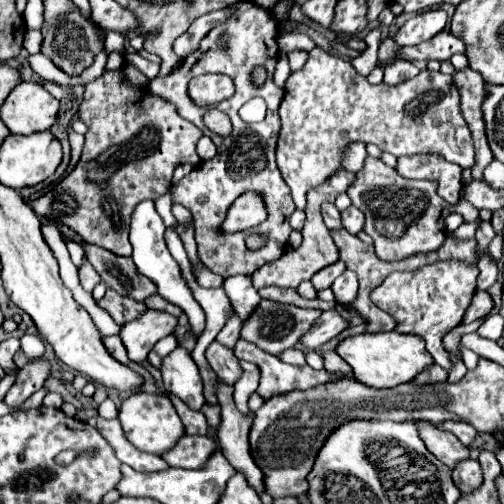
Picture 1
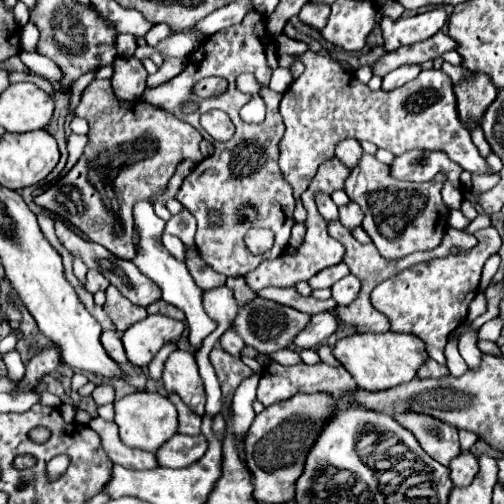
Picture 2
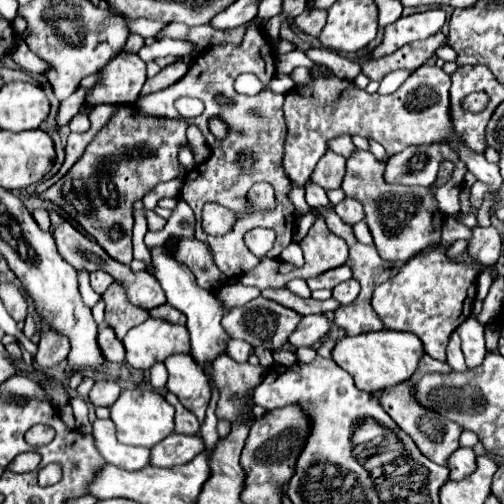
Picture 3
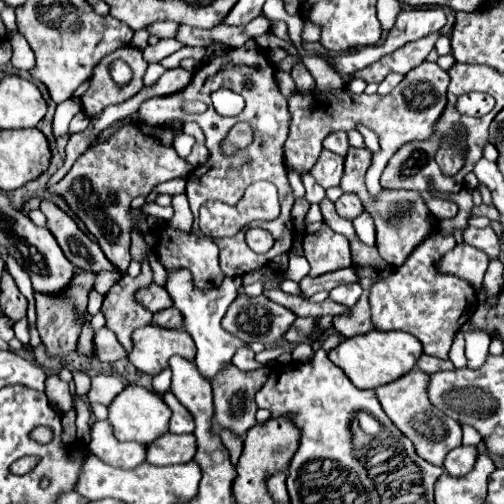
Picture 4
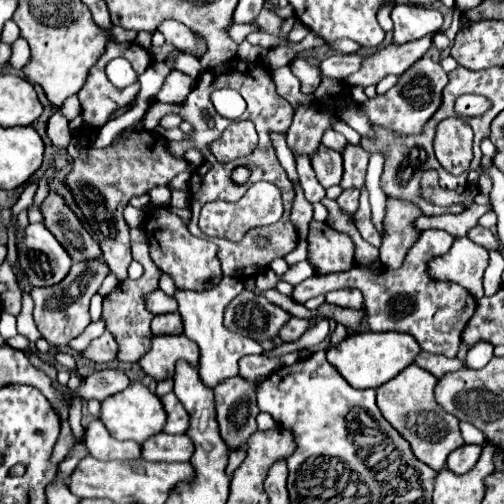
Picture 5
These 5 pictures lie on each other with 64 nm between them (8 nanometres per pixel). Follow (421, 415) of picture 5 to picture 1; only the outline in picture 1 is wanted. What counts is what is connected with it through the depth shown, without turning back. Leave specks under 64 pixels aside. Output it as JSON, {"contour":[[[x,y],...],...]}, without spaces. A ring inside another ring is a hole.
{"contour":[[[424,424],[420,428],[420,436],[422,436],[426,448],[440,462],[444,462],[450,470],[456,468],[458,462],[462,462],[462,460],[466,460],[470,456],[470,450],[464,444],[460,444],[460,440],[450,432],[442,432],[442,430],[438,430],[438,428],[430,426],[430,424]]]}

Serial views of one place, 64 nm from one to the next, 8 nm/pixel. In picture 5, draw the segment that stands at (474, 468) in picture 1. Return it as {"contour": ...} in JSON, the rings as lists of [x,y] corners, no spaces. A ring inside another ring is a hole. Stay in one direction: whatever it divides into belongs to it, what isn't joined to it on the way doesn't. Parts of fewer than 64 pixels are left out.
{"contour":[[[460,446],[454,452],[450,452],[448,460],[446,460],[446,468],[452,470],[454,474],[466,474],[474,468],[474,464],[478,462],[482,452],[482,446]]]}

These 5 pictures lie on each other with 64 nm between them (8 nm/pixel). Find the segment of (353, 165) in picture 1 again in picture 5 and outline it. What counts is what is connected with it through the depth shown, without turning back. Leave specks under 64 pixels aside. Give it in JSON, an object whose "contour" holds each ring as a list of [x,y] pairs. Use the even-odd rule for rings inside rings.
{"contour":[[[326,130],[326,132],[324,132],[324,136],[322,136],[322,144],[324,144],[324,146],[328,146],[328,148],[332,148],[332,150],[336,150],[336,152],[342,152],[342,150],[344,150],[344,146],[346,146],[348,142],[346,142],[346,138],[344,138],[340,132]]]}

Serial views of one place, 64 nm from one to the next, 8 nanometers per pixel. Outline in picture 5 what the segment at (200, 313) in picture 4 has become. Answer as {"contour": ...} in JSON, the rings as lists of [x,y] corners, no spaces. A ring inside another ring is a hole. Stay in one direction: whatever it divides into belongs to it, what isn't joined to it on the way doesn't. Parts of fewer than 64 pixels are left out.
{"contour":[[[222,278],[222,282],[216,288],[210,288],[208,292],[192,292],[192,290],[176,288],[176,294],[174,294],[174,298],[178,302],[178,312],[180,312],[182,322],[184,322],[184,334],[190,340],[194,340],[200,348],[200,362],[198,362],[200,378],[210,388],[214,388],[218,382],[238,374],[238,358],[242,358],[246,354],[262,354],[264,352],[262,346],[256,340],[240,336],[236,332],[230,332],[222,324],[224,308],[242,290],[244,290],[242,280]]]}

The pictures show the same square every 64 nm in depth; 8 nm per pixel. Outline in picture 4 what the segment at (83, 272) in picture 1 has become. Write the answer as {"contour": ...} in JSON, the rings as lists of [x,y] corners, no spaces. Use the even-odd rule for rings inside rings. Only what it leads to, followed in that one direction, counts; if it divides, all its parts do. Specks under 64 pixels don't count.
{"contour":[[[98,272],[96,274],[96,284],[94,284],[94,290],[100,292],[100,294],[106,294],[110,290],[110,286],[120,278],[118,272]]]}

